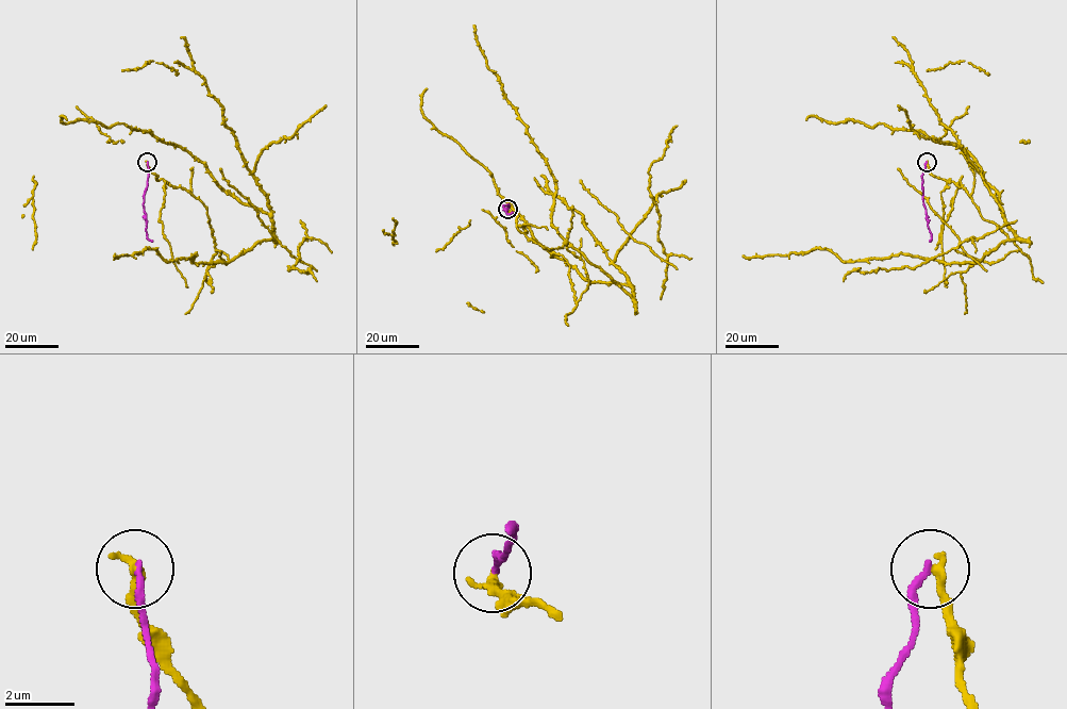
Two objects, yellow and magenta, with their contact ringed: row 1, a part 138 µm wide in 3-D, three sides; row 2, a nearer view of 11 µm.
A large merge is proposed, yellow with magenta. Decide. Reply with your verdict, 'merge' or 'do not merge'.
do not merge

